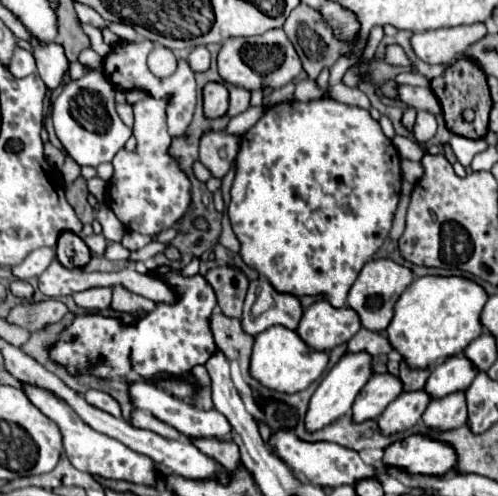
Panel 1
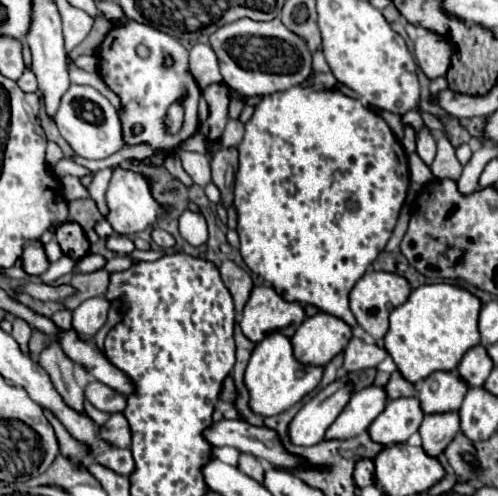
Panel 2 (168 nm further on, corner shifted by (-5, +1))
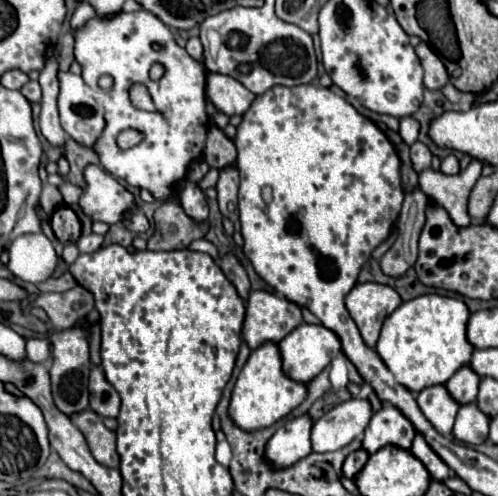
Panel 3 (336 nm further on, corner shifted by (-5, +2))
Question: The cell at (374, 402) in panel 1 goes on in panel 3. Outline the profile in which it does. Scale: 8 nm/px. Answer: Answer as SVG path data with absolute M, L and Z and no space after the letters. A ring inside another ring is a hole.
M350 399L346 403L336 405L328 413L324 413L312 425L312 451L328 453L338 451L348 445L352 439L362 437L372 415L372 407L366 399Z

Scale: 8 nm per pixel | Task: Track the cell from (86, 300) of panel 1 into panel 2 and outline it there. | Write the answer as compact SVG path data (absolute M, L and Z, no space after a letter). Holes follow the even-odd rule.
M94 296L94 298L84 300L72 312L72 316L74 316L72 326L78 330L80 338L90 340L100 330L100 326L106 322L108 310L110 310L110 300L104 296Z

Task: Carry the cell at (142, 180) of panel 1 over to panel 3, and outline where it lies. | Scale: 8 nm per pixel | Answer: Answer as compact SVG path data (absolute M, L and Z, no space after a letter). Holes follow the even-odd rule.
M96 165L84 167L84 181L86 189L78 205L92 221L120 223L124 213L134 207L134 197L116 179L96 179Z

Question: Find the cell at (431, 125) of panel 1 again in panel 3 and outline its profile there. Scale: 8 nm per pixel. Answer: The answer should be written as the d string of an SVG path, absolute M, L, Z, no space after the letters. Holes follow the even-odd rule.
M416 141L412 147L410 147L410 157L412 157L412 167L416 173L422 173L424 169L430 167L430 161L432 161L432 155L428 151L428 147L420 141Z

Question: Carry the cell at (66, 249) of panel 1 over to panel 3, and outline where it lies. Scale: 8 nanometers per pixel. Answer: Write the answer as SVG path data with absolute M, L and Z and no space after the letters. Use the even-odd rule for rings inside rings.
M58 205L50 217L50 225L62 243L76 243L80 237L80 219L68 205Z

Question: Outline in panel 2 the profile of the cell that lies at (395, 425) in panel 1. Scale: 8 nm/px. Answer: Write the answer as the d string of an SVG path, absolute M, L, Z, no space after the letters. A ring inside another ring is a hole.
M396 398L390 400L384 412L370 424L368 432L374 442L384 446L406 442L422 424L424 412L418 398Z

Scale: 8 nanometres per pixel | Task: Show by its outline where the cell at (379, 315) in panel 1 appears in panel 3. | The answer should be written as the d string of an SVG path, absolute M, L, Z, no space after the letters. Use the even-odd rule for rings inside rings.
M362 283L354 285L346 295L346 309L356 323L364 343L374 349L384 319L402 303L400 295L388 287L378 283Z

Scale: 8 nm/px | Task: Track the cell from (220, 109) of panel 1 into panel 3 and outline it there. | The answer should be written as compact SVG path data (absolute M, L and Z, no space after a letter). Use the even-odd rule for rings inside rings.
M214 125L208 131L204 161L214 169L226 169L226 167L232 167L236 163L234 143L224 135L222 129L218 129Z

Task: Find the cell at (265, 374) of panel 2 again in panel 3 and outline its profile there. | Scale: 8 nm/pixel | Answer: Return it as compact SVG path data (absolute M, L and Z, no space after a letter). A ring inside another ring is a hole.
M262 345L254 349L238 375L238 381L232 391L228 415L242 431L258 431L274 425L282 417L286 417L292 409L296 409L306 399L306 385L288 379L282 373L282 359L278 353L278 345Z

